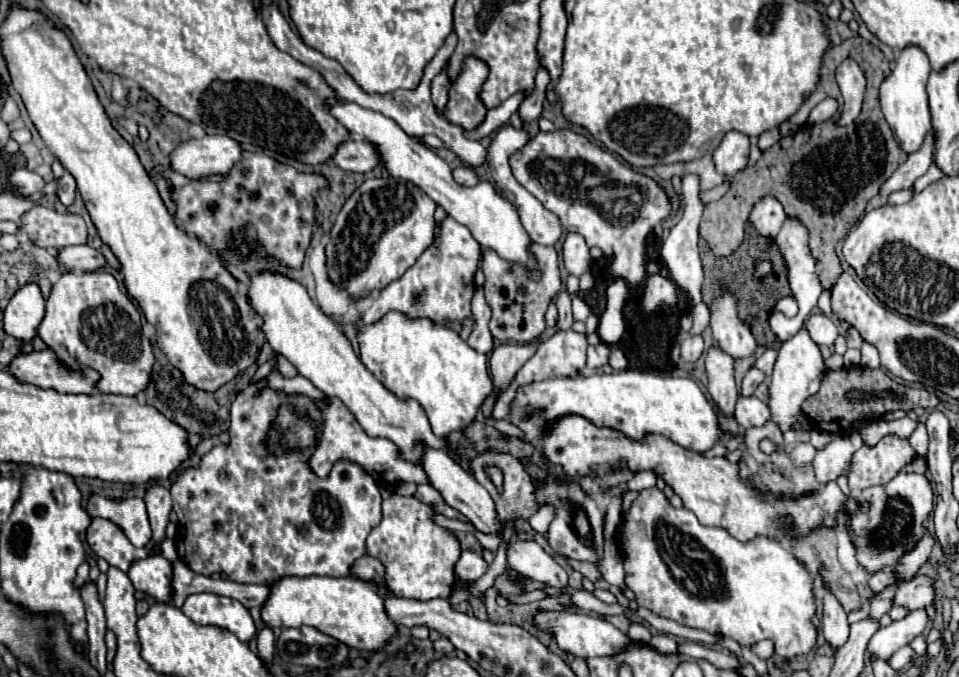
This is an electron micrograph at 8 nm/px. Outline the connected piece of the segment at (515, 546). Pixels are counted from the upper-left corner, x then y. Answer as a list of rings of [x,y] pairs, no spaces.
[[[534,539],[506,543],[508,567],[524,577],[542,581],[548,587],[562,589],[568,583],[566,571]]]

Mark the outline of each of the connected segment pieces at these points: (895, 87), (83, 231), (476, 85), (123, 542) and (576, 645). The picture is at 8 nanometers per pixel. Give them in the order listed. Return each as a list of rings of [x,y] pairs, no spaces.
[[[906,47],[900,51],[900,57],[896,59],[892,73],[884,79],[880,87],[880,103],[884,117],[896,137],[896,143],[906,153],[914,153],[916,149],[920,149],[926,139],[926,133],[932,129],[928,113],[928,95],[926,95],[926,81],[930,71],[932,69],[926,53],[918,47]]]
[[[34,207],[26,211],[20,219],[20,231],[24,233],[38,233],[34,239],[40,247],[68,247],[80,245],[88,239],[88,227],[80,215],[72,213],[56,213],[54,209]]]
[[[466,57],[460,73],[450,85],[448,103],[442,109],[442,117],[460,127],[462,131],[474,131],[482,125],[488,109],[480,101],[480,89],[488,77],[488,65],[478,57]]]
[[[94,517],[86,531],[88,545],[96,557],[106,559],[110,565],[128,571],[130,563],[136,559],[144,559],[150,555],[152,545],[144,549],[136,549],[124,535],[124,531],[110,519]]]
[[[536,611],[532,617],[532,623],[548,633],[556,645],[566,651],[566,653],[574,653],[578,657],[606,657],[606,655],[616,655],[620,653],[624,647],[630,645],[630,639],[626,637],[626,633],[622,633],[620,629],[616,629],[612,623],[594,617],[594,615],[586,615],[586,613],[570,613],[570,611]]]

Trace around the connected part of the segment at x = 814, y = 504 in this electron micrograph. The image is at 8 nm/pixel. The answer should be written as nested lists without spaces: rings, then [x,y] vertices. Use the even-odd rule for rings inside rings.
[[[562,417],[560,421],[556,421],[554,427],[550,429],[550,433],[544,437],[544,453],[550,459],[550,463],[562,467],[568,477],[578,477],[578,473],[582,477],[588,477],[588,475],[592,475],[594,469],[598,469],[604,463],[624,463],[630,471],[646,471],[646,469],[652,469],[654,473],[662,473],[664,481],[674,487],[674,493],[678,493],[682,497],[684,507],[690,509],[690,511],[694,511],[694,515],[698,517],[698,521],[702,525],[718,525],[718,527],[724,527],[724,529],[728,529],[740,541],[750,541],[756,535],[774,537],[778,533],[778,529],[782,527],[780,517],[784,517],[784,515],[790,515],[792,521],[796,523],[796,529],[794,529],[794,535],[796,537],[808,533],[810,529],[814,529],[818,525],[834,527],[836,525],[836,511],[846,503],[846,497],[842,495],[842,491],[840,491],[840,487],[838,487],[836,481],[830,481],[830,483],[822,485],[820,491],[816,491],[812,495],[804,495],[800,499],[778,499],[768,489],[762,489],[762,491],[752,489],[746,481],[742,481],[738,477],[738,465],[726,461],[724,457],[706,459],[700,453],[688,451],[688,449],[684,449],[684,447],[680,447],[680,445],[676,445],[676,443],[672,443],[672,441],[668,441],[666,437],[660,437],[660,435],[644,437],[644,441],[630,441],[630,439],[626,439],[618,431],[592,425],[584,417]]]

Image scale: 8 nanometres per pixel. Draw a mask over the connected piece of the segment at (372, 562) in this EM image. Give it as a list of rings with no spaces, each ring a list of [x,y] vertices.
[[[360,557],[360,561],[356,561],[356,565],[352,565],[350,573],[362,581],[368,581],[368,579],[382,579],[384,577],[384,565],[374,559],[374,557]]]

